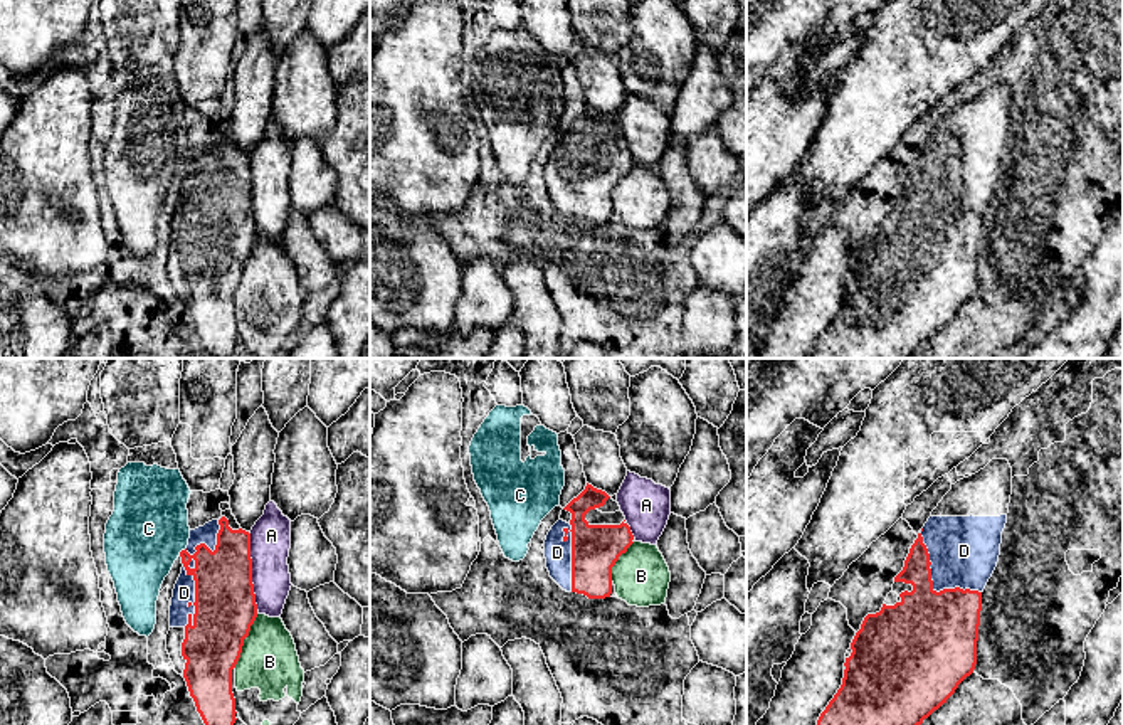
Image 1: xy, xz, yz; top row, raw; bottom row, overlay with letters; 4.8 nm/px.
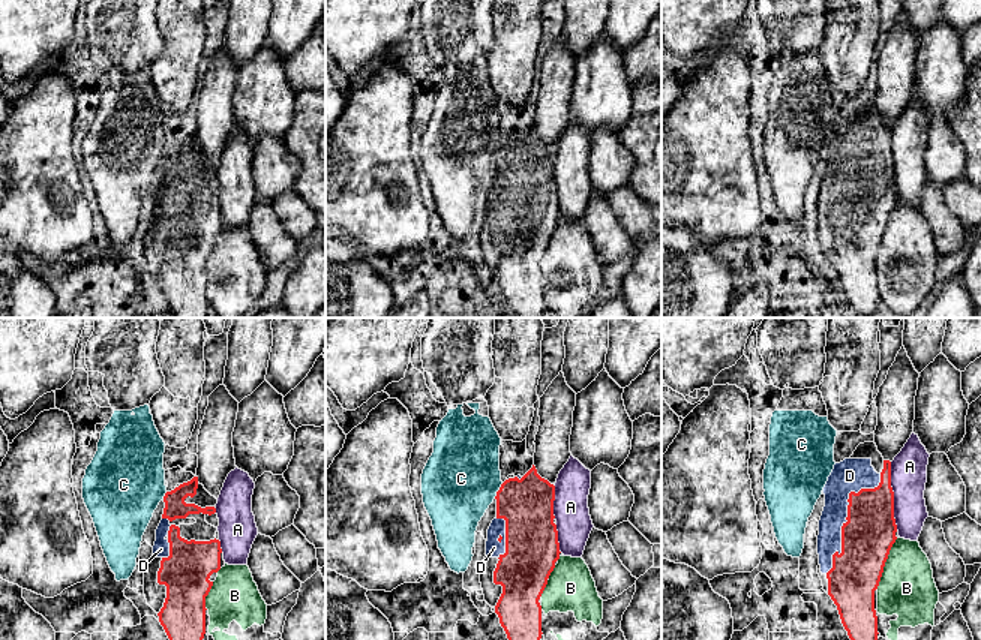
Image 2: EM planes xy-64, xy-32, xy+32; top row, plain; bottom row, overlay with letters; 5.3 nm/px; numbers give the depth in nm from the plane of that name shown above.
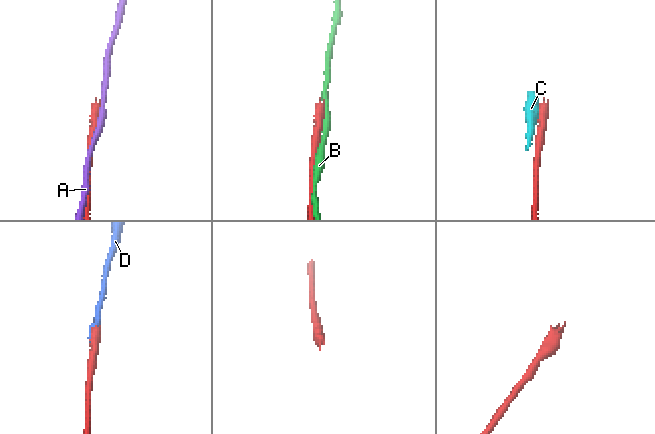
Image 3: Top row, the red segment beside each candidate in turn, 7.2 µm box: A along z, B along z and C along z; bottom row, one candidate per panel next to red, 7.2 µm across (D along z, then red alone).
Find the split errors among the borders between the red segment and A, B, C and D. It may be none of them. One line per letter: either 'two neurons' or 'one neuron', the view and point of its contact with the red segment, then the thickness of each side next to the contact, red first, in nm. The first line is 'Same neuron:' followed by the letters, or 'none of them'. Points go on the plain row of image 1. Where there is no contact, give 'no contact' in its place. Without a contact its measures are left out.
Same neuron: D
A: two neurons | xy (251, 195) | 300/190 nm
B: two neurons | xy (242, 264) | 300/280 nm
C: two neurons | xy (182, 174) | 280/380 nm
D: one neuron | xy (190, 184) | 280/110 nm

